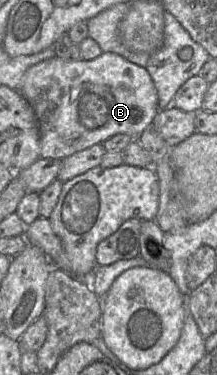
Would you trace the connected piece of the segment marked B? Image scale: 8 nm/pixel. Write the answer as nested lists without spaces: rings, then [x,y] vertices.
[[[112,52],[93,60],[54,57],[39,62],[24,73],[18,91],[35,113],[40,157],[48,159],[64,159],[117,134],[138,139],[160,111],[148,71]]]

